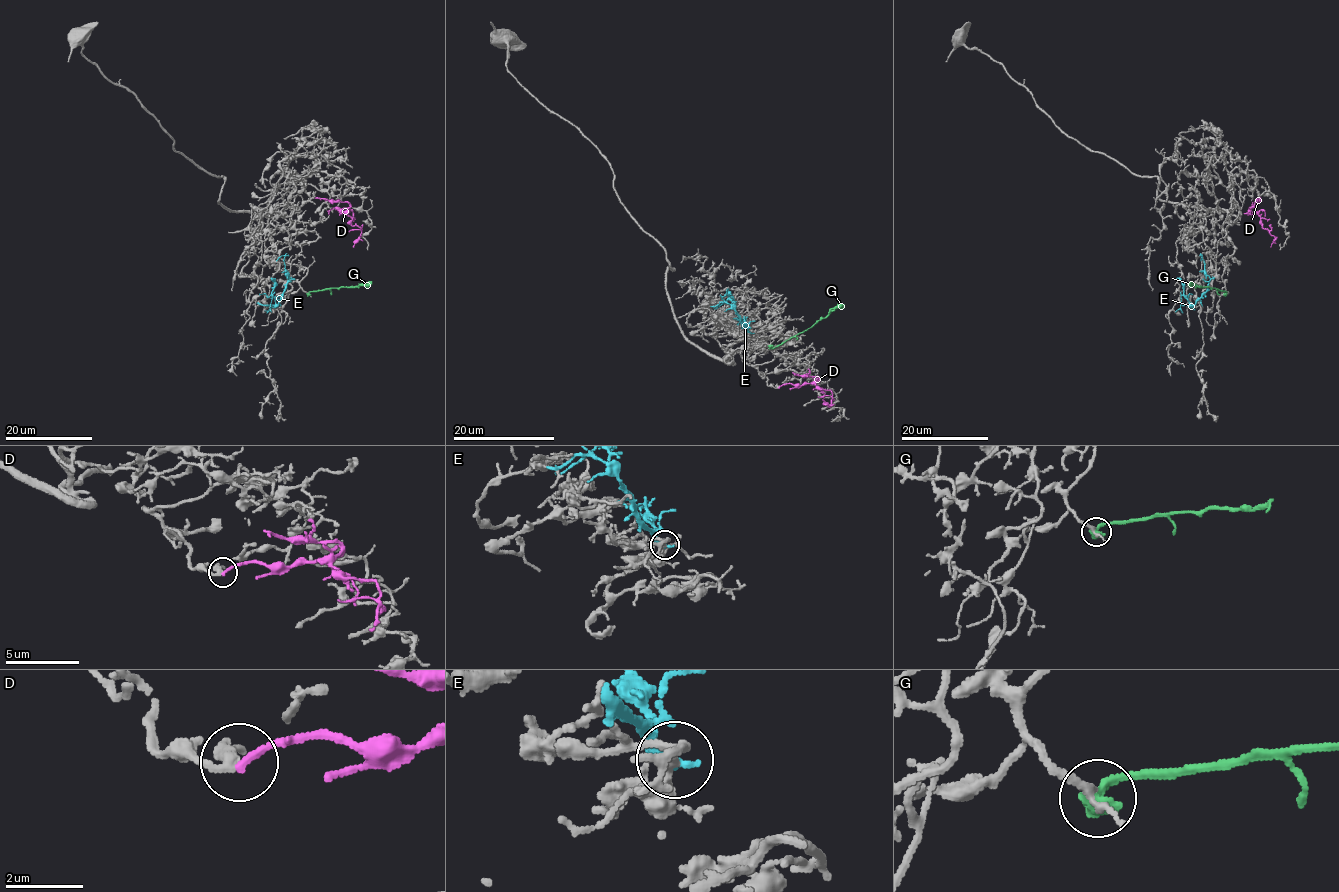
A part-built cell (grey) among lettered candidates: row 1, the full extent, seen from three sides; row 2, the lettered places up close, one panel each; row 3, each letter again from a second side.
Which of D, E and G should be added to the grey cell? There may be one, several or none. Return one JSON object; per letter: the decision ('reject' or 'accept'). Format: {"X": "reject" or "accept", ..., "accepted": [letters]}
{"D": "accept", "E": "reject", "G": "reject", "accepted": ["D"]}

